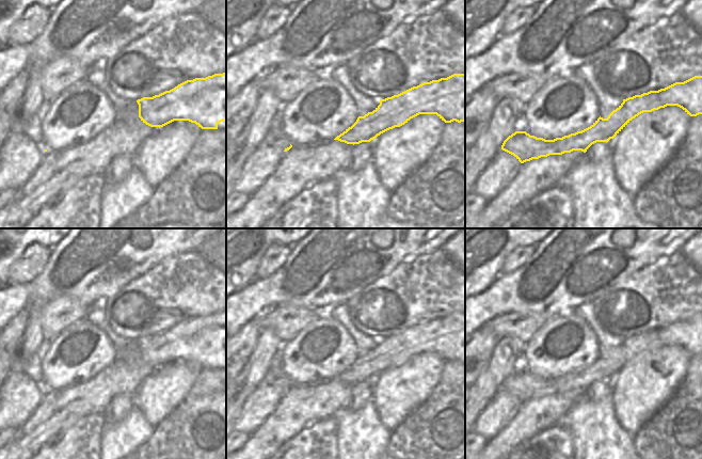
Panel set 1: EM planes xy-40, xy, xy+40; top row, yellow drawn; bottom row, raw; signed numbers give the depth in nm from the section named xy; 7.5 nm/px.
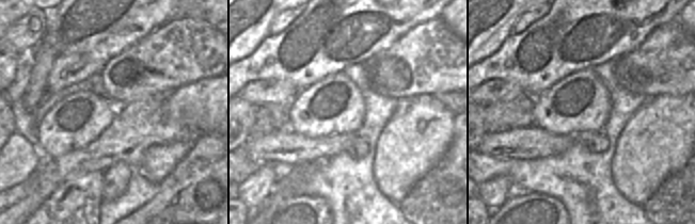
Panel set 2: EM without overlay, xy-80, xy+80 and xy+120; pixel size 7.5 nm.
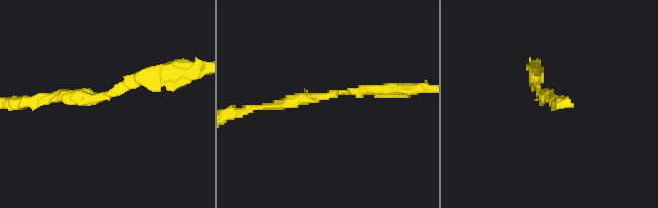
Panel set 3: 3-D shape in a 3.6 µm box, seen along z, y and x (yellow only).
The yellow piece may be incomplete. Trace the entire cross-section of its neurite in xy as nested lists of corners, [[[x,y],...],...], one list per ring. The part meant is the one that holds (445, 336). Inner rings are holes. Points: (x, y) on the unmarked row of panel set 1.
[[[465,312],[424,321],[398,334],[380,338],[380,344],[372,351],[358,355],[351,366],[334,379],[353,384],[370,381],[381,373],[400,366],[419,353],[436,353],[445,362],[465,361]]]

